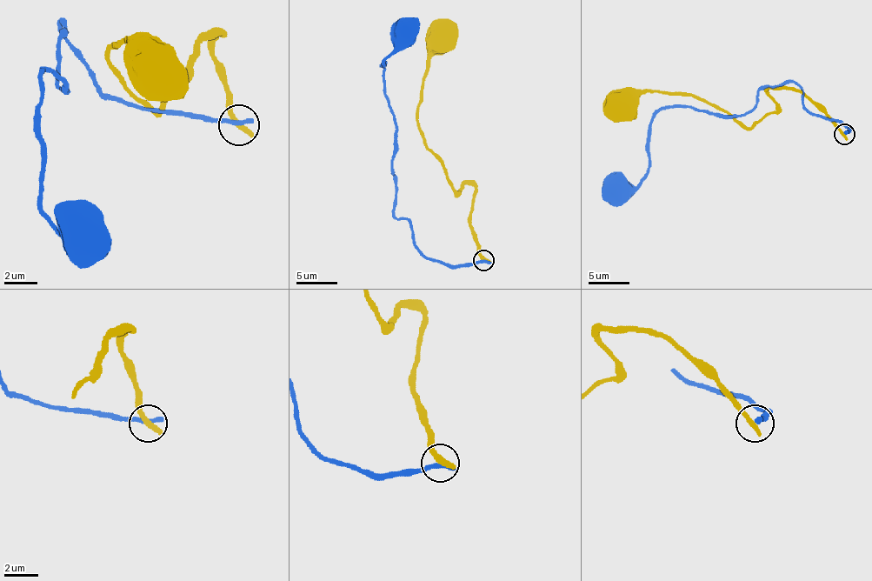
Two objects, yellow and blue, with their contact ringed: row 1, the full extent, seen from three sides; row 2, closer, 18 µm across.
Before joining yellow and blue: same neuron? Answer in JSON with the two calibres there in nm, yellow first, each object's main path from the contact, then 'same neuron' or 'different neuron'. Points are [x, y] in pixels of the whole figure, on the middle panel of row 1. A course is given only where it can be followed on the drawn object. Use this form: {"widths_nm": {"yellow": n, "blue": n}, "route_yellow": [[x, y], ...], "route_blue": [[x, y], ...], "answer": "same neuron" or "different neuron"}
{"widths_nm": {"yellow": 400, "blue": 360}, "route_yellow": [[482, 261], [470, 223], [475, 201], [470, 184], [458, 192], [422, 138], [418, 107], [427, 39], [436, 35]], "route_blue": [[482, 261], [448, 264], [431, 261], [415, 244], [406, 219], [394, 215], [396, 122], [383, 63], [402, 35]], "answer": "different neuron"}

